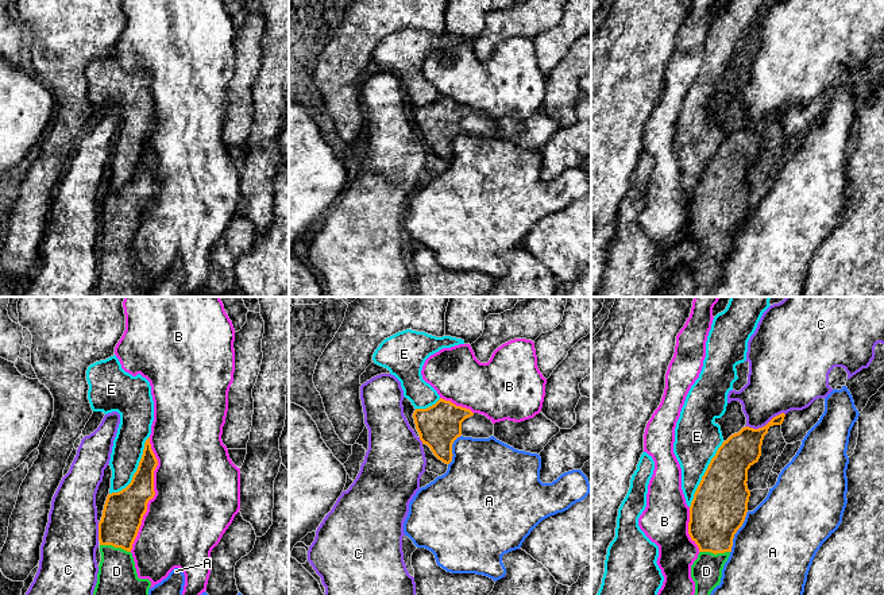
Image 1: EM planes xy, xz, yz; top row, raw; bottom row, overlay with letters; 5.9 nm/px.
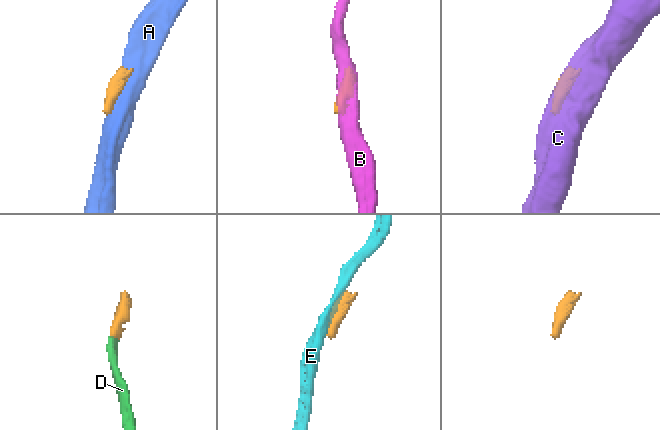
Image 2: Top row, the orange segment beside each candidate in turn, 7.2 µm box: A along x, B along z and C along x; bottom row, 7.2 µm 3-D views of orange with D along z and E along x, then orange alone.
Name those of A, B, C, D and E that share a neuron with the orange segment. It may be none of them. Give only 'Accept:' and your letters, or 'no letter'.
Accept: D

